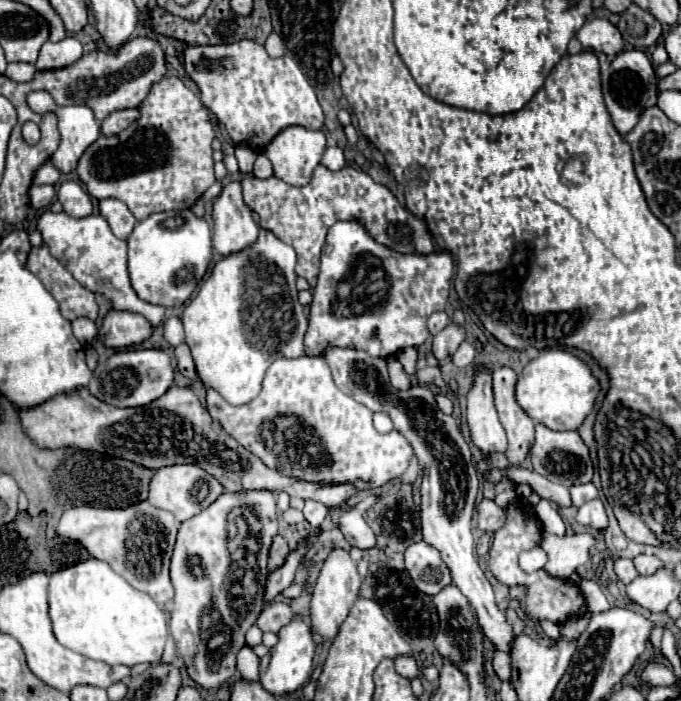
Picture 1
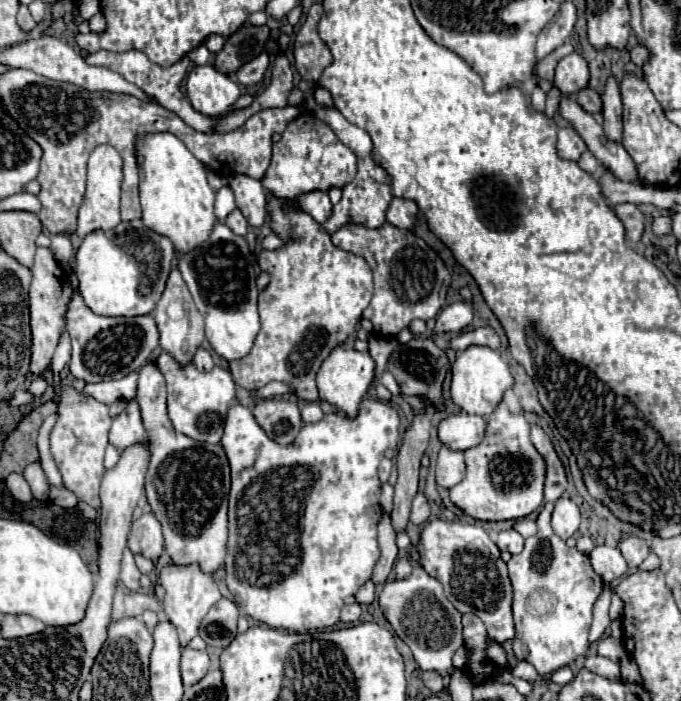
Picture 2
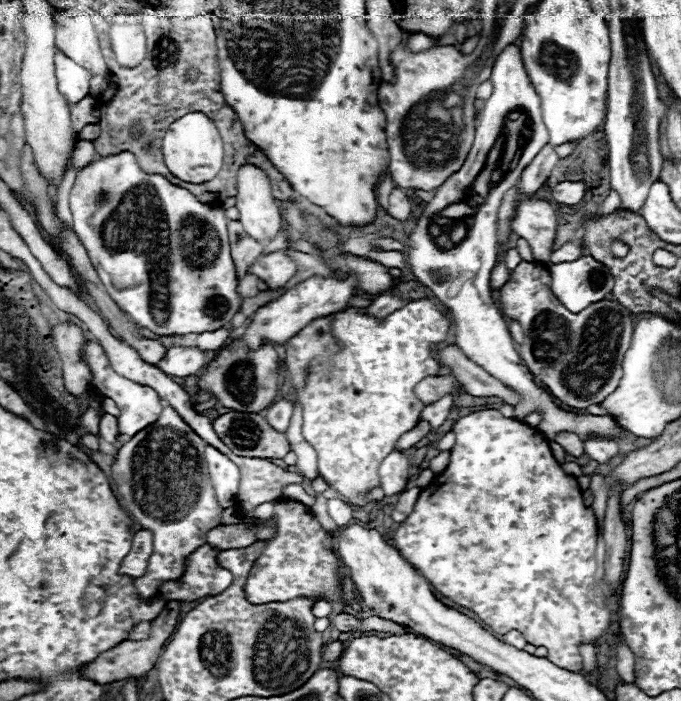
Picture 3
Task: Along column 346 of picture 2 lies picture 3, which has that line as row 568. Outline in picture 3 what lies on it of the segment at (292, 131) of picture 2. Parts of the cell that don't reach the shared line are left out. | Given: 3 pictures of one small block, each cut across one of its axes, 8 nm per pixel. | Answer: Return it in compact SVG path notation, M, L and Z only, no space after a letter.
M164 406L162 416L154 424L122 444L116 452L116 460L112 464L112 478L118 502L138 526L154 532L154 552L148 560L148 570L142 578L134 580L134 586L144 600L154 598L160 592L162 582L178 580L184 574L186 556L206 542L206 532L210 528L222 524L224 508L214 496L214 486L204 462L204 448L206 442L178 416L178 412L170 406Z

